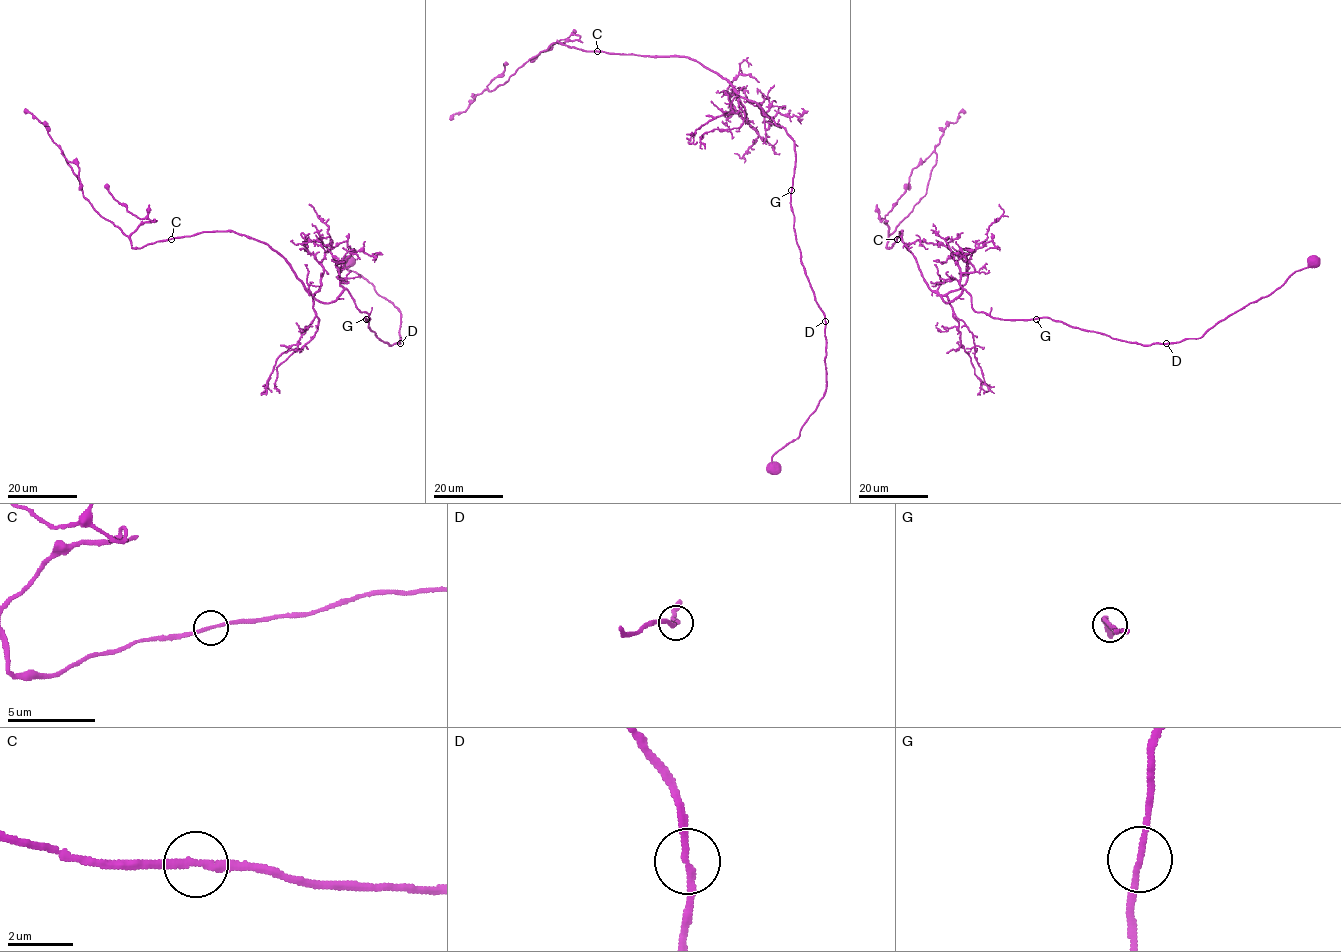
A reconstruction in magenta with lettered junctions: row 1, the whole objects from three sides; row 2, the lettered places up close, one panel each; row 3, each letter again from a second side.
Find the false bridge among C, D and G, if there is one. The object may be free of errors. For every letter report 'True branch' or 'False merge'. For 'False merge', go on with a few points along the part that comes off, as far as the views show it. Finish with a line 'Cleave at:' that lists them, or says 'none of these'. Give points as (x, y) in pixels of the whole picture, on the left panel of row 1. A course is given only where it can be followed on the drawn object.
C: True branch
D: True branch
G: True branch
Cleave at: none of these

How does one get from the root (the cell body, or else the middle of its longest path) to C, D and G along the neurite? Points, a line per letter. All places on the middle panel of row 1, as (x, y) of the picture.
C: (775, 468), (772, 456), (799, 436), (827, 384), (825, 315), (790, 205), (794, 141), (688, 57), (596, 51)
D: (775, 468), (771, 466), (772, 456), (799, 436), (826, 390), (825, 321)
G: (775, 468), (772, 456), (799, 436), (827, 384), (825, 315), (801, 261), (791, 190)

